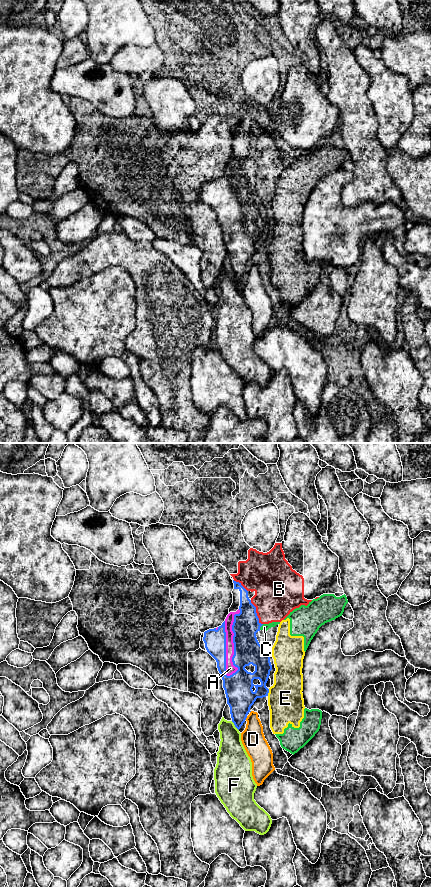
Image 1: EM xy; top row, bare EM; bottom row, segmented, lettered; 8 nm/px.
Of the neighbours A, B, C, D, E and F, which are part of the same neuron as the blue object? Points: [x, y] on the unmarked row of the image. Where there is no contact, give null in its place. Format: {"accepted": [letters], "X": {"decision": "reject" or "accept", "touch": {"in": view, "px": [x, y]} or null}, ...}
{"accepted": ["A"], "A": {"decision": "accept", "touch": {"in": "xy", "px": [233, 194]}}, "B": {"decision": "reject", "touch": {"in": "xy", "px": [255, 164]}}, "C": {"decision": "reject", "touch": {"in": "xy", "px": [260, 178]}}, "D": {"decision": "reject", "touch": {"in": "xy", "px": [246, 269]}}, "E": {"decision": "reject", "touch": {"in": "xy", "px": [268, 244]}}, "F": {"decision": "reject", "touch": {"in": "xy", "px": [235, 278]}}}

